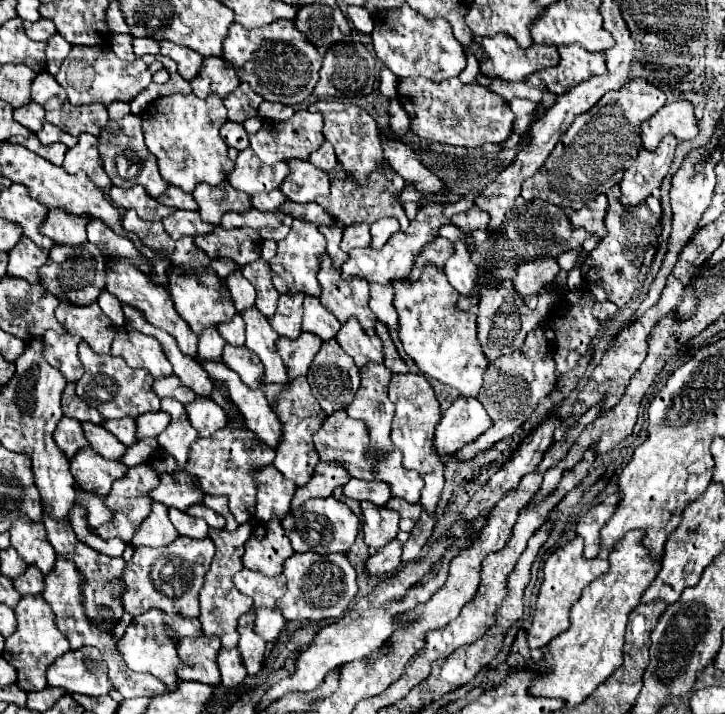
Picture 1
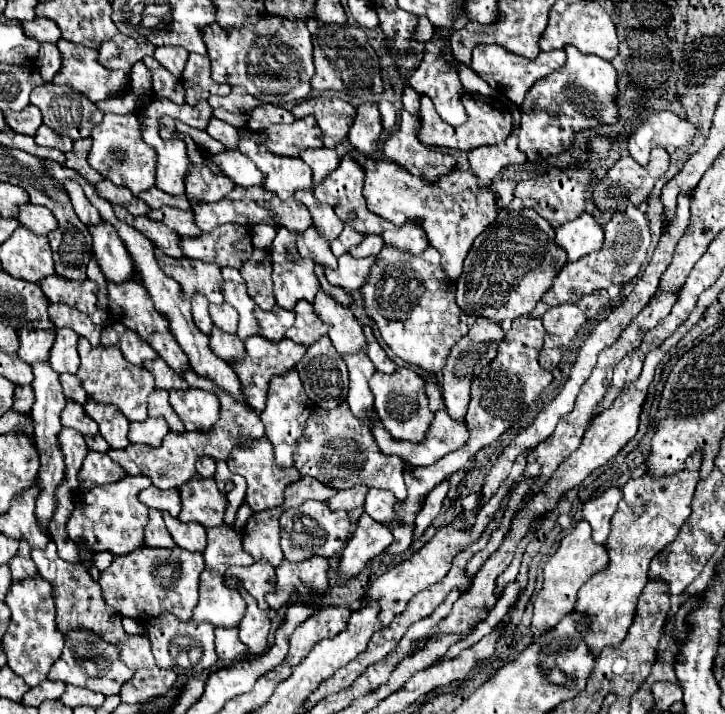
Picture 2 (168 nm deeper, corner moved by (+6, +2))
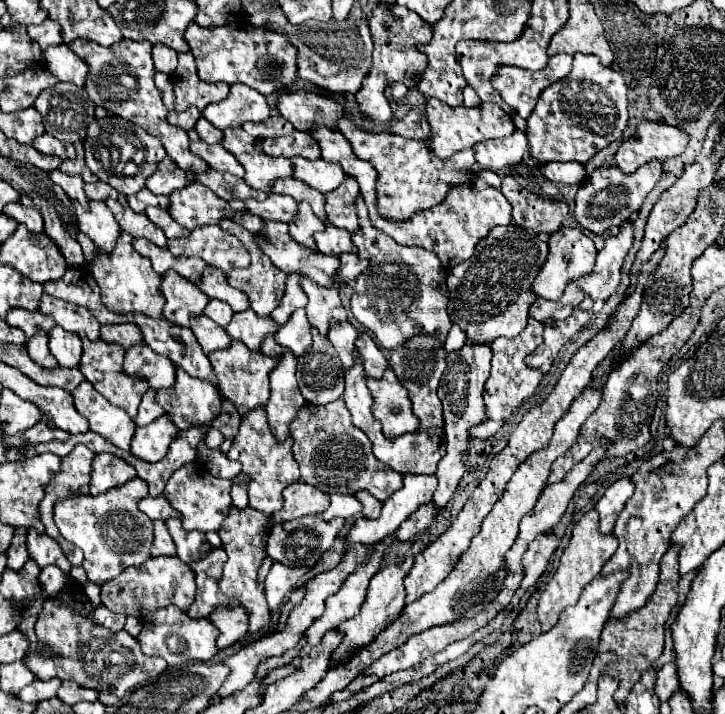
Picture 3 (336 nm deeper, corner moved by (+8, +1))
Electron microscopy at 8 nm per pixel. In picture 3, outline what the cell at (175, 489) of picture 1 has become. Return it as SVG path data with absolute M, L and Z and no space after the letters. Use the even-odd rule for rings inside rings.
M146 496L138 502L138 508L150 518L150 520L168 520L168 518L180 518L180 512L174 510L170 506L170 502L164 498L164 496L158 496L158 498L152 498L152 496Z

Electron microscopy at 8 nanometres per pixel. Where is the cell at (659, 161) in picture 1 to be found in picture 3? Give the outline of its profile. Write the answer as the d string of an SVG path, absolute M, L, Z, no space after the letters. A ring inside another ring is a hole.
M650 160L644 166L640 166L636 172L626 174L618 170L618 166L610 168L596 168L582 188L576 194L576 208L574 208L574 218L578 224L594 234L602 234L612 226L620 226L630 218L634 210L638 210L646 198L646 194L656 186L656 182L662 176L662 162Z

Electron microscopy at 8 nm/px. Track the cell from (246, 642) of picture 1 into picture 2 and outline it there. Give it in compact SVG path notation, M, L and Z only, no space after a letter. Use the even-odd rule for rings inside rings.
M232 585L234 589L238 589L246 601L246 615L240 621L240 641L248 645L250 653L258 655L268 647L268 631L270 631L270 615L268 611L262 611L256 603L256 599L252 599L252 595L248 595L242 587Z

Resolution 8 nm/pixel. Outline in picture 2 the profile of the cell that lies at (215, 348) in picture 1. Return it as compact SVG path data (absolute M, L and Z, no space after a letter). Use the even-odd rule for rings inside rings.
M204 295L192 297L192 319L194 319L196 327L208 335L208 331L212 329L214 323L208 315L208 299L204 299Z

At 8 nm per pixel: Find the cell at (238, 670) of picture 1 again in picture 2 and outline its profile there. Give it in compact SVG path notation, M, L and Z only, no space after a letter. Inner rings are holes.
M218 627L216 629L216 653L218 659L224 663L234 663L240 657L244 657L248 651L248 647L244 647L244 643L238 639L238 627Z

